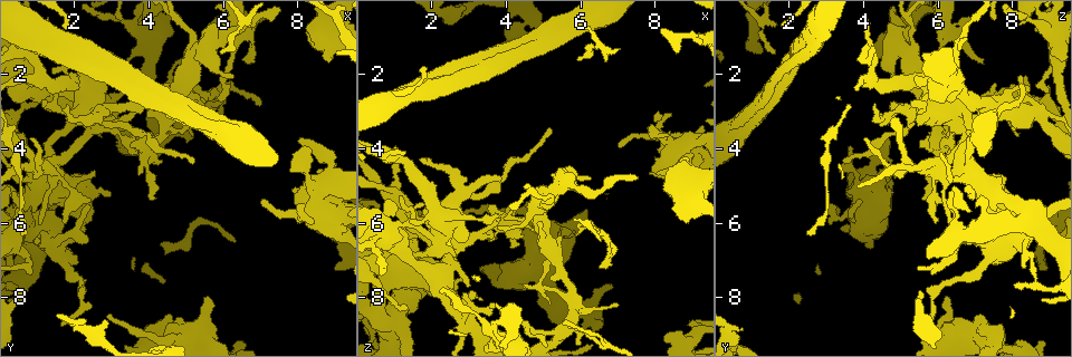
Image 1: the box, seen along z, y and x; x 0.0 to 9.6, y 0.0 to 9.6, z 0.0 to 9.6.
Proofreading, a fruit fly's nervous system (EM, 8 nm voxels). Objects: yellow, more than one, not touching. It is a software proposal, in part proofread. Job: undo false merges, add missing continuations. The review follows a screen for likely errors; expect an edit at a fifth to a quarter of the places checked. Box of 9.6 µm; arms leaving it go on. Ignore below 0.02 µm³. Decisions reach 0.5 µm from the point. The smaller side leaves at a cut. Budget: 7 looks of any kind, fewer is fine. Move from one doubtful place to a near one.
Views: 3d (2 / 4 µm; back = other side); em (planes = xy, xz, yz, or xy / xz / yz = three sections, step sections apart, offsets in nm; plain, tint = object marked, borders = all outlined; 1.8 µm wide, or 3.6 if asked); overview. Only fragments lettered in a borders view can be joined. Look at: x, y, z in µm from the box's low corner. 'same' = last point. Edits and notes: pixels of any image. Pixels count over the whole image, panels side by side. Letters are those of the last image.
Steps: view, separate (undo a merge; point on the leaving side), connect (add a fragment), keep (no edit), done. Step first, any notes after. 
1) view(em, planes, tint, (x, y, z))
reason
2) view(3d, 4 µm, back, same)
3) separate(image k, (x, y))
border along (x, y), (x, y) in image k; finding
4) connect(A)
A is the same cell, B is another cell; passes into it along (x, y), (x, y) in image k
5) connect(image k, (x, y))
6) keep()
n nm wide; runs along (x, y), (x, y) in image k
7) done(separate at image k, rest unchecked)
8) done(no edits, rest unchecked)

view(em, 3.6 µm, planes, borders, (2.20, 2.85, 6.50))
calibre changes

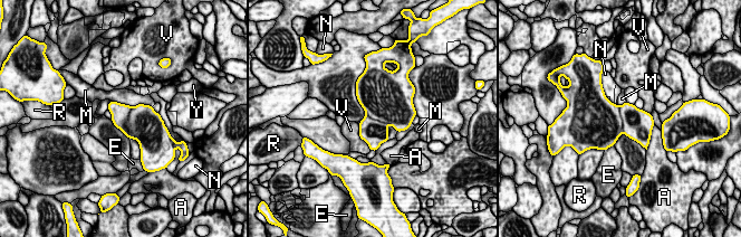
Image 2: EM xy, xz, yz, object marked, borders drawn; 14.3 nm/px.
separate(image 2, (119, 112))
A, E, M, N, R, V and Y are other cells; border along (131, 106), (124, 133) in image 2; a second neuron is stuck on

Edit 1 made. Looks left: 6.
view(overview)
redraw

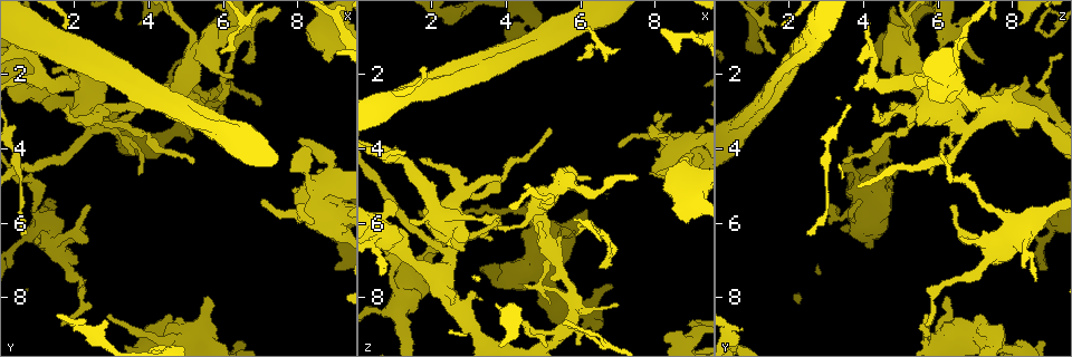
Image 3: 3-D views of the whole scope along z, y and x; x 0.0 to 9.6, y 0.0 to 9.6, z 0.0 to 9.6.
view(em, yz, step 4, tint, (5.25, 4.45, 3.50))
long arm stops here

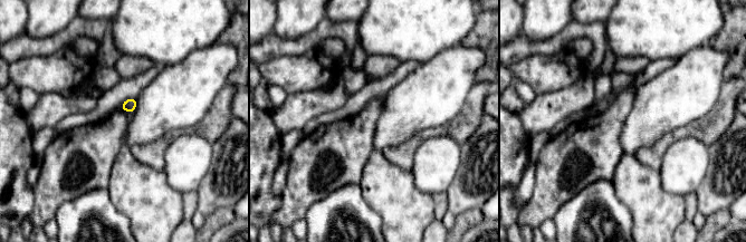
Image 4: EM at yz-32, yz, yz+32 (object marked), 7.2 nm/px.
view(em, yz, step 4, borders, same)
what lies round it

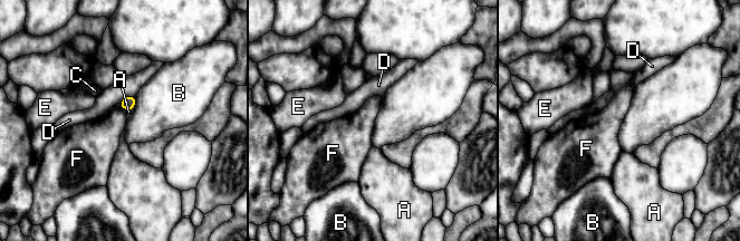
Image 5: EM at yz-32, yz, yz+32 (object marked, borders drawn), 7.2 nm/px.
keep()
A, B, C, D, E and F are other cells; border along (119, 106), (127, 109) in image 5; no lettered fragment goes on from it

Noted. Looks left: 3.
view(3d, 4 µm, (8.80, 1.65, 4.20))
branch stops here

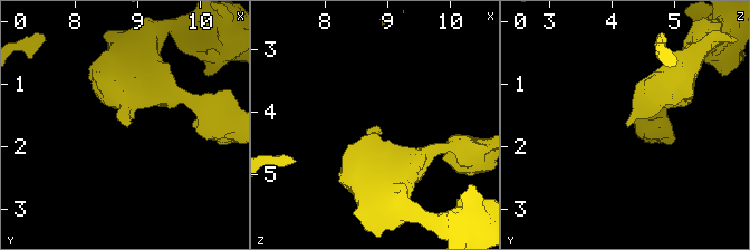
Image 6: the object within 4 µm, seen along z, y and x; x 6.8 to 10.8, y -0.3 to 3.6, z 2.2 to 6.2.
view(em, 3.6 µm, yz, step 16, borders, (8.90, 1.60, 4.25))
need the tissue

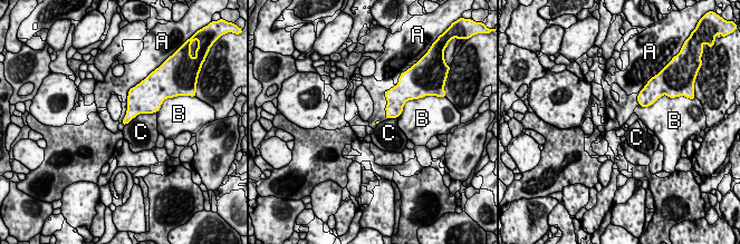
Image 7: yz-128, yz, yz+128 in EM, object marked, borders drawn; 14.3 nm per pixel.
keep()
A, B and C are other cells; border along (156, 111), (136, 115), (125, 125) in image 7; no lettered fragment goes on from it

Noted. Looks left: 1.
done(separate at image 2, rest unchecked)

